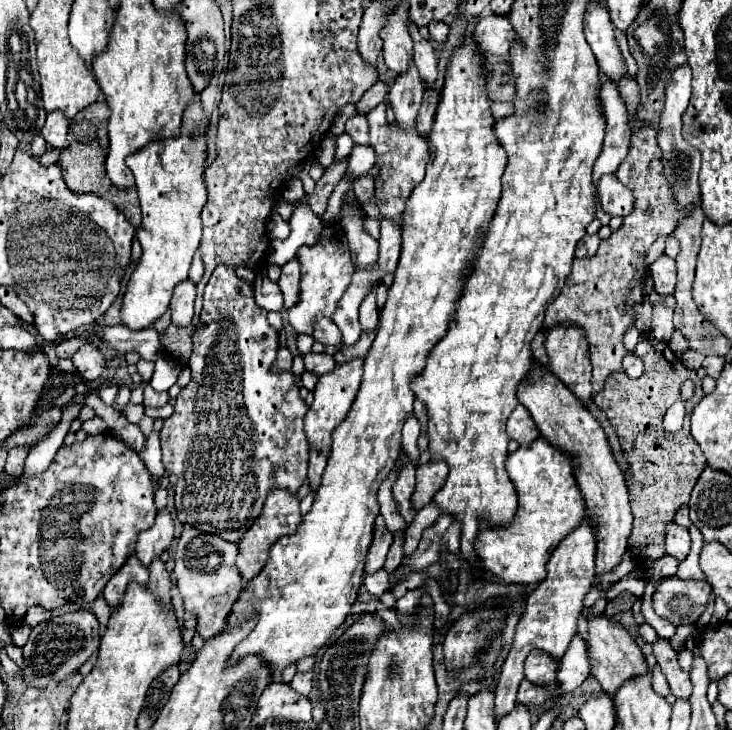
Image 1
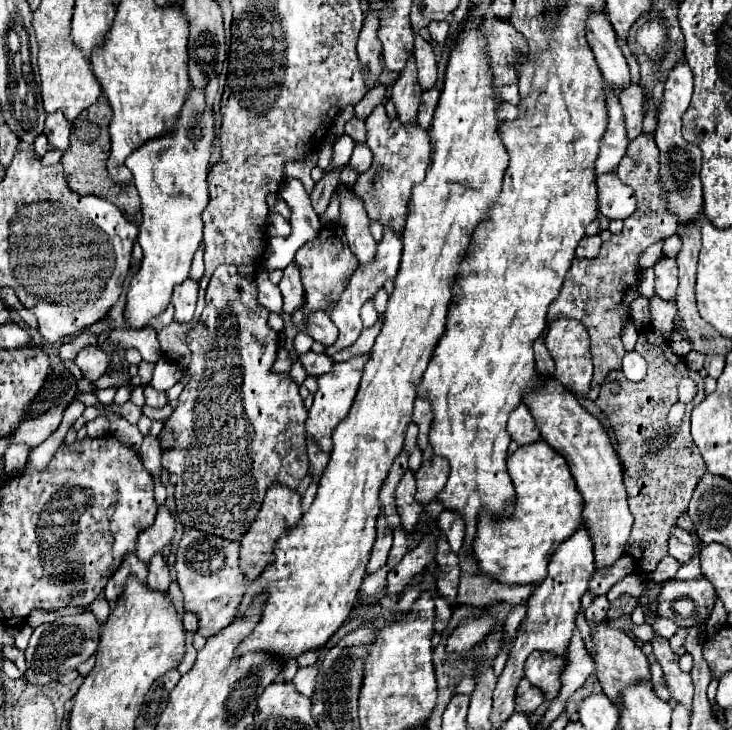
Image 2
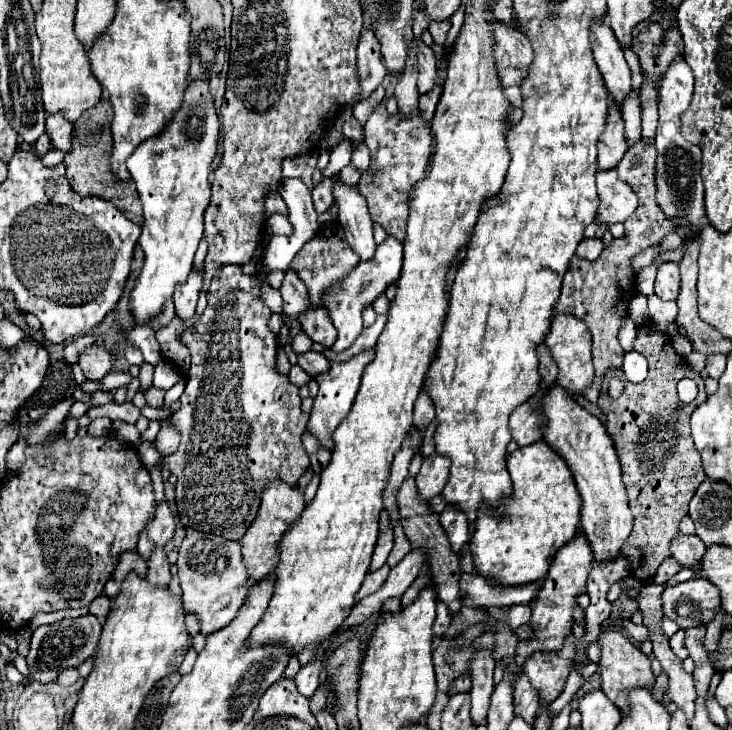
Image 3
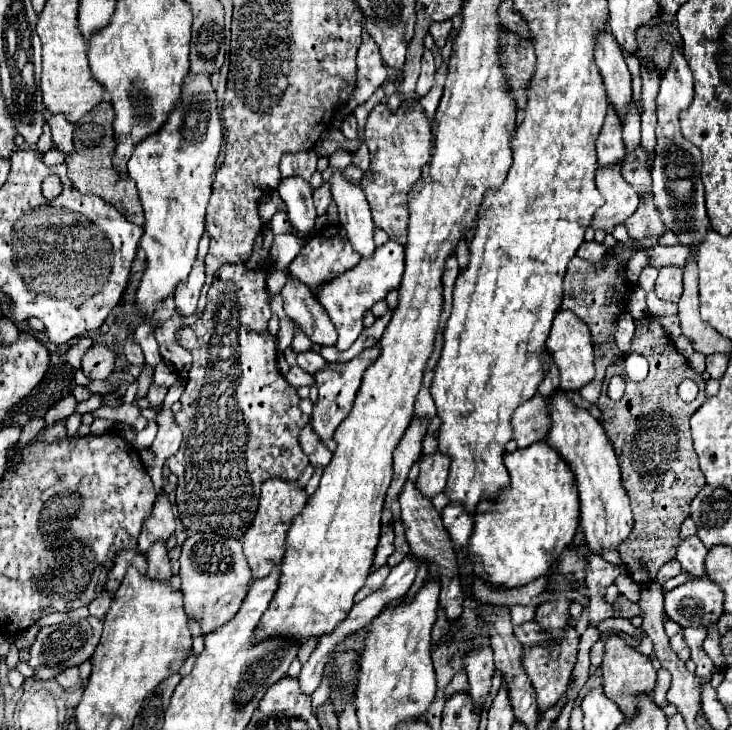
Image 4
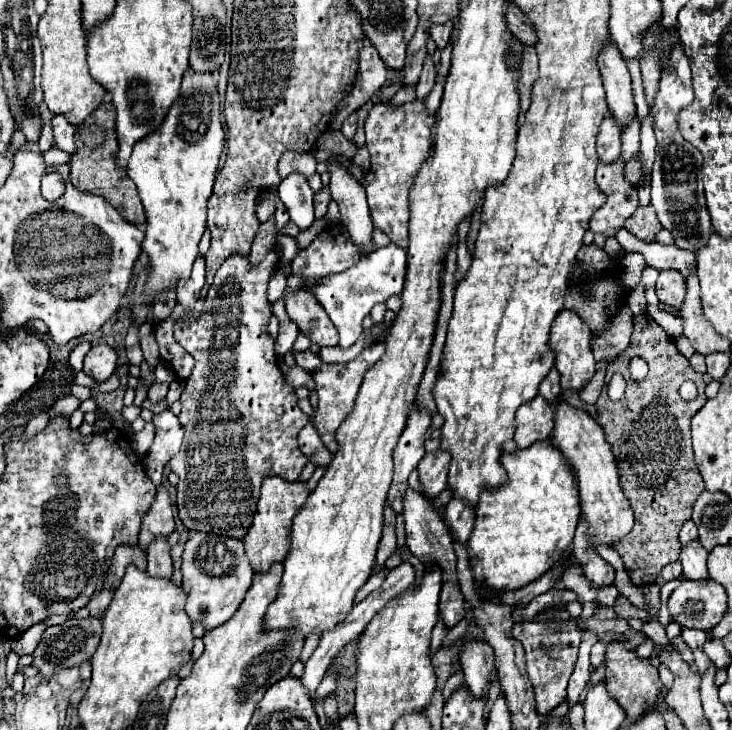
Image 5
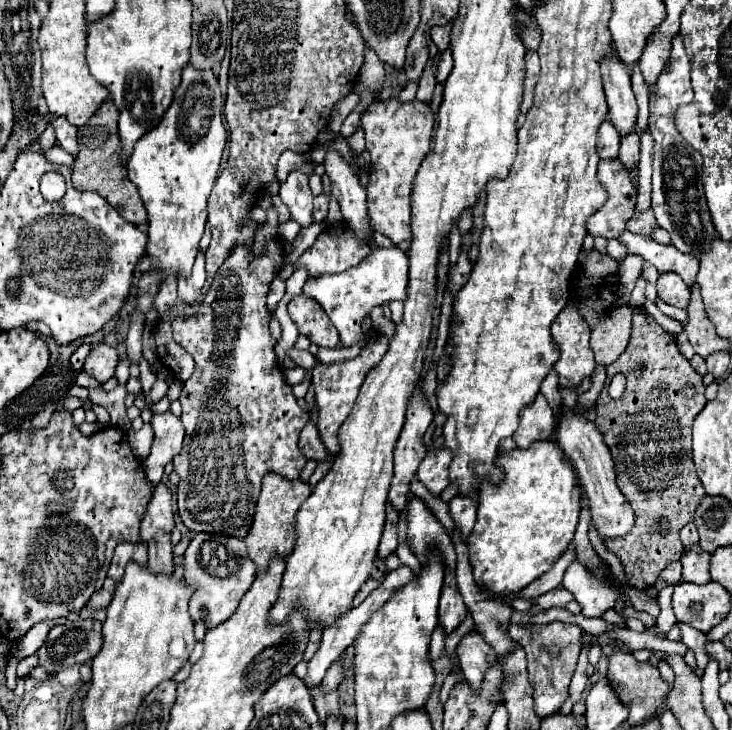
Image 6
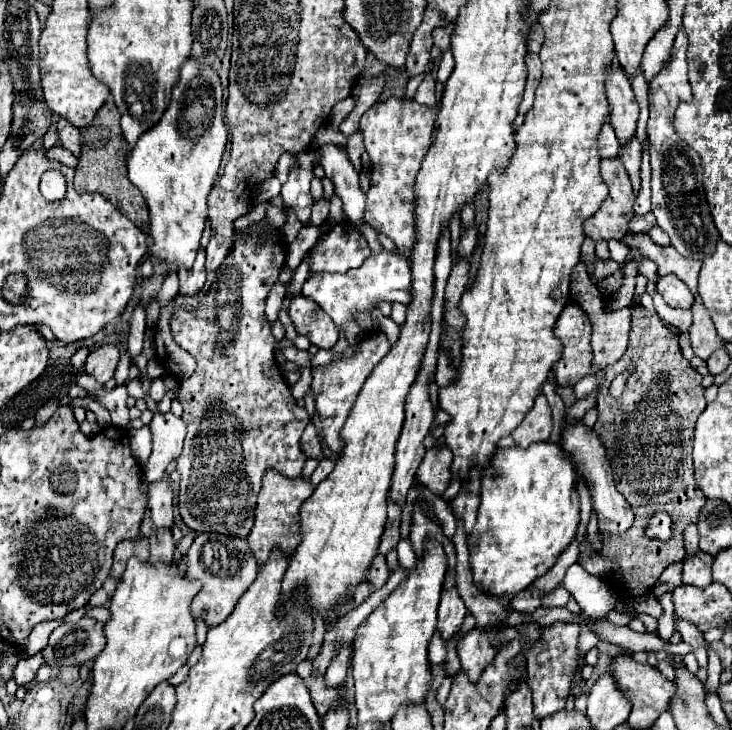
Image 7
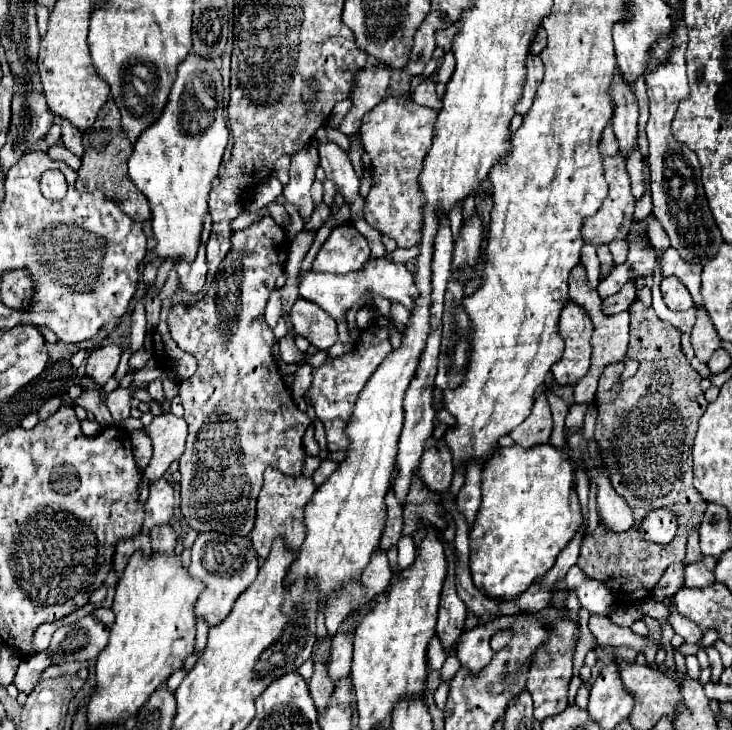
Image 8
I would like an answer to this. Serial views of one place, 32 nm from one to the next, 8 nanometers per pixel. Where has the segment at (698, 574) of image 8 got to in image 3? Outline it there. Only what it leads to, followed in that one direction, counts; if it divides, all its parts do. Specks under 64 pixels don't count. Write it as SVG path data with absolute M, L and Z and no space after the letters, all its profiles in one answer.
M678 532L674 538L672 538L672 546L670 546L670 552L672 556L682 564L682 566L694 566L702 560L704 556L704 542L700 542L698 536L690 536L690 534L682 534Z

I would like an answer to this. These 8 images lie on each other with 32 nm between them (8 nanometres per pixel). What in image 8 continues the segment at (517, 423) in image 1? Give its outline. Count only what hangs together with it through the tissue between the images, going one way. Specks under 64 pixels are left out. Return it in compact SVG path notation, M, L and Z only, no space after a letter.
M544 394L536 396L534 406L530 416L512 430L510 438L520 444L522 448L530 448L534 444L546 444L552 434L552 414L550 414L550 404Z

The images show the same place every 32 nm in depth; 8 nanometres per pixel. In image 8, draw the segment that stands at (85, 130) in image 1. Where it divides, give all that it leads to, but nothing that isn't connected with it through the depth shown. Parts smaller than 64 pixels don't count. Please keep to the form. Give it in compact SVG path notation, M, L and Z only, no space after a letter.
M112 98L98 112L94 126L82 134L82 142L84 142L84 156L82 156L82 166L80 166L78 178L76 178L76 190L80 190L80 192L100 190L104 196L114 200L116 206L134 222L142 224L142 222L150 220L148 200L144 198L144 194L140 194L140 190L136 190L136 186L132 182L128 182L126 162L132 154L132 146L120 126L120 112Z

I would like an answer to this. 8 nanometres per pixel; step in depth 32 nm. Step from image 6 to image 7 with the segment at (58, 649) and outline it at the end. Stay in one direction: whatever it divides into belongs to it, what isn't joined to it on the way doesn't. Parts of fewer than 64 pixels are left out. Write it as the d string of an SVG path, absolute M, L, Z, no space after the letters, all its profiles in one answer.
M92 618L64 622L50 634L48 646L40 652L46 666L66 668L96 658L104 648L104 624Z

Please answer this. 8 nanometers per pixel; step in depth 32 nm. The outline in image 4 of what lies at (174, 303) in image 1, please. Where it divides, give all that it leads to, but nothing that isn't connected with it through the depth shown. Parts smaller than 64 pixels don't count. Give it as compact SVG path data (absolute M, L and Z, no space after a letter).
M194 262L188 280L182 282L180 286L176 286L176 292L174 292L174 302L176 302L178 314L182 314L182 316L194 314L202 286L204 286L204 264Z

